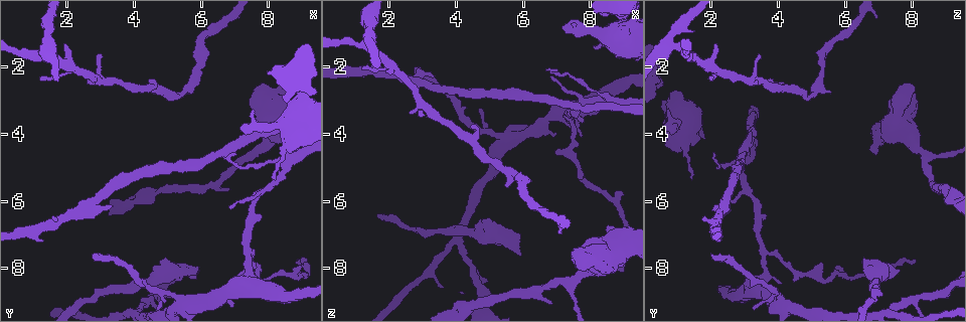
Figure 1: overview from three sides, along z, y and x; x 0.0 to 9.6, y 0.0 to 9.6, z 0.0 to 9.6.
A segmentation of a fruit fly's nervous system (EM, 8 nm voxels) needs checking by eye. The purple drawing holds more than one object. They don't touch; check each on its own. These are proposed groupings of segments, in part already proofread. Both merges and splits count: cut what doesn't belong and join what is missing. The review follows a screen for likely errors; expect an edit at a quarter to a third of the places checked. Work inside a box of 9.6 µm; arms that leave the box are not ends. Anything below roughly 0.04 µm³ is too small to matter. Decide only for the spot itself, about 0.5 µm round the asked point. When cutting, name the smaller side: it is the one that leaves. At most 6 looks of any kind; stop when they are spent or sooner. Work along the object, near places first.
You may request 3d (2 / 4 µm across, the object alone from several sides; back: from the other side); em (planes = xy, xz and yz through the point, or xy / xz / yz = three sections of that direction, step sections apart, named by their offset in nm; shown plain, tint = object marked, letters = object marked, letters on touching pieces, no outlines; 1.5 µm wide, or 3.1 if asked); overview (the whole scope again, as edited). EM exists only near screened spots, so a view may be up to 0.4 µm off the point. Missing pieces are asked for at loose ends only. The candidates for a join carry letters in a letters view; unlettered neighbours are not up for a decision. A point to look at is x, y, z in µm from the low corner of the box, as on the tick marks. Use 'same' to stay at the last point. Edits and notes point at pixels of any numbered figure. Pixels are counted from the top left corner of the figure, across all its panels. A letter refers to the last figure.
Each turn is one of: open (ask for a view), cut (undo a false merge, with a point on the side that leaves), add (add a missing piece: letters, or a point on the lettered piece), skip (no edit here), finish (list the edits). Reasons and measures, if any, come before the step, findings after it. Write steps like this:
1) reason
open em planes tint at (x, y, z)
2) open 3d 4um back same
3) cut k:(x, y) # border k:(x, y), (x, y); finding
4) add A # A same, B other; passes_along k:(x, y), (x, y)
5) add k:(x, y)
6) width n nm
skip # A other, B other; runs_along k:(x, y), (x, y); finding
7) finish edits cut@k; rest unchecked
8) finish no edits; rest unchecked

open 3d 4um back at (5.95, 8.00, 7.55)

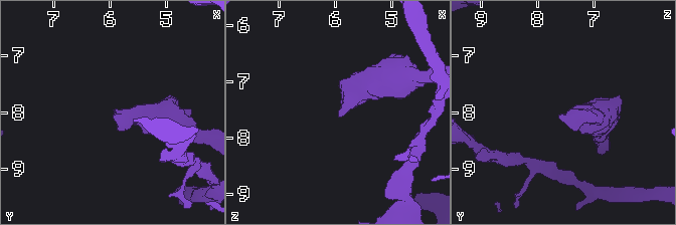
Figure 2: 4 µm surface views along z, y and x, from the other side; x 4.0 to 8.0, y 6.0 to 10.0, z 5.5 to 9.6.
open em xy step 4 letters at (5.95, 8.05, 7.60)

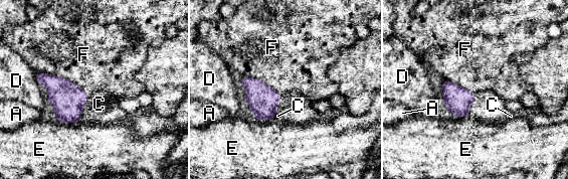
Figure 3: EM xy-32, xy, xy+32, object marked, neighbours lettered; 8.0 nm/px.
skip # A other, C other, D other, E other, F other; border 3:(39, 71), (66, 77), (86, 92); no lettered piece goes on from it

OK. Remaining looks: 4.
side arm on a straight run
open em planes tint at (7.45, 7.60, 3.55)

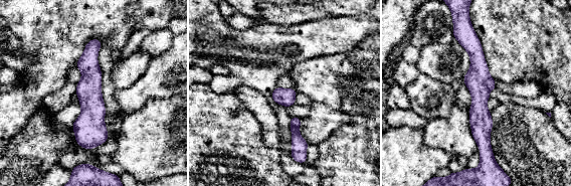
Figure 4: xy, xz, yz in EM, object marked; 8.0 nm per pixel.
see the neighbours
open em planes letters same

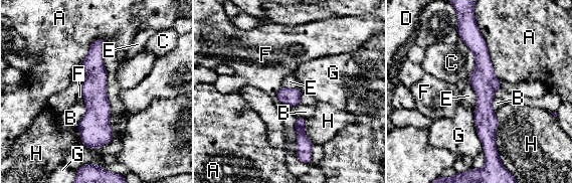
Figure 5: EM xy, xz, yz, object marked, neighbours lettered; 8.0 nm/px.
longest_contact A 480 nm
skip # A other, B other, C other, D other, E other, F other, G other, H other; all the same neuron

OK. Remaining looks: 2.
finish no edits; rest unchecked

